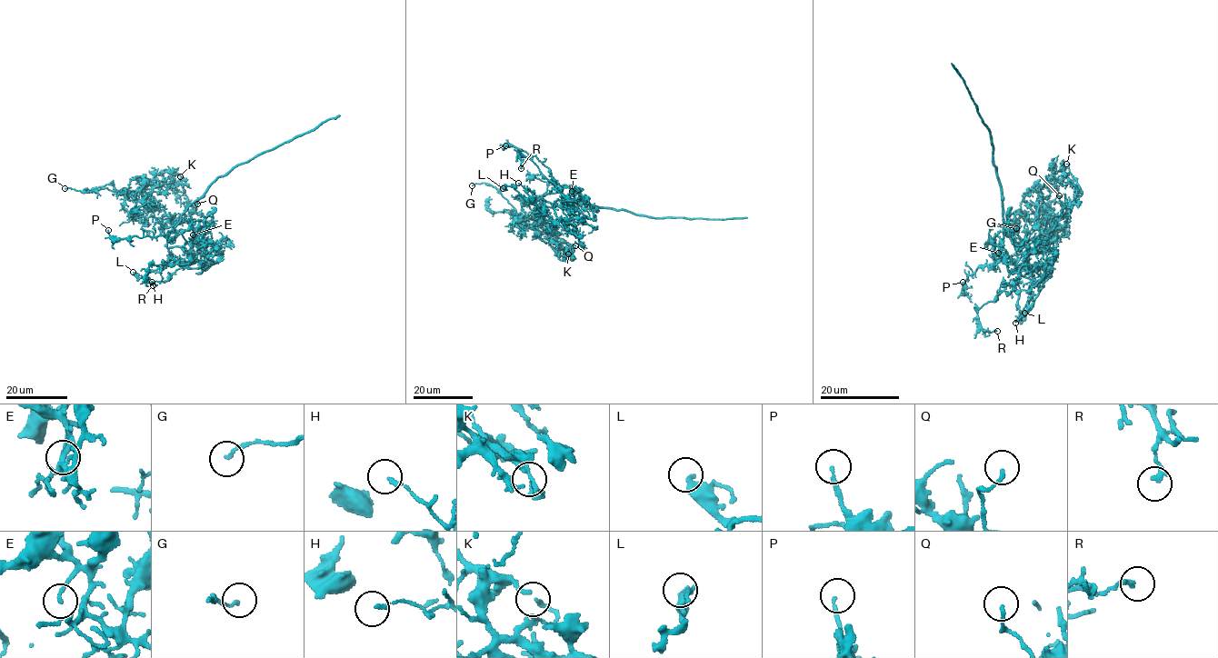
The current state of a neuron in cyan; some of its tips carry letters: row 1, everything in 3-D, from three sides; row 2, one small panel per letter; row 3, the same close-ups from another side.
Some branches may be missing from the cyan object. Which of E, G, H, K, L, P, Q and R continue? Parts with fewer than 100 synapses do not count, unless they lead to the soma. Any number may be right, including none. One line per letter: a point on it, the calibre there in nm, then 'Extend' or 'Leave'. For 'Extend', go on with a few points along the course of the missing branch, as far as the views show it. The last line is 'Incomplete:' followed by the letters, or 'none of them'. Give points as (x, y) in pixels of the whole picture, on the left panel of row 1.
E: Place: (193, 234). Thickness 160 nm. Leave
G: Place: (64, 188). Thickness 120 nm. Leave
H: Place: (152, 282). Thickness 160 nm. Leave
K: Place: (180, 176). Thickness 130 nm. Leave
L: Place: (133, 272). Thickness 280 nm. Leave
P: Place: (108, 230). Thickness 140 nm. Leave
Q: Place: (197, 204). Thickness 130 nm. Leave
R: Place: (153, 285). Thickness 220 nm. Leave
Incomplete: none of them

